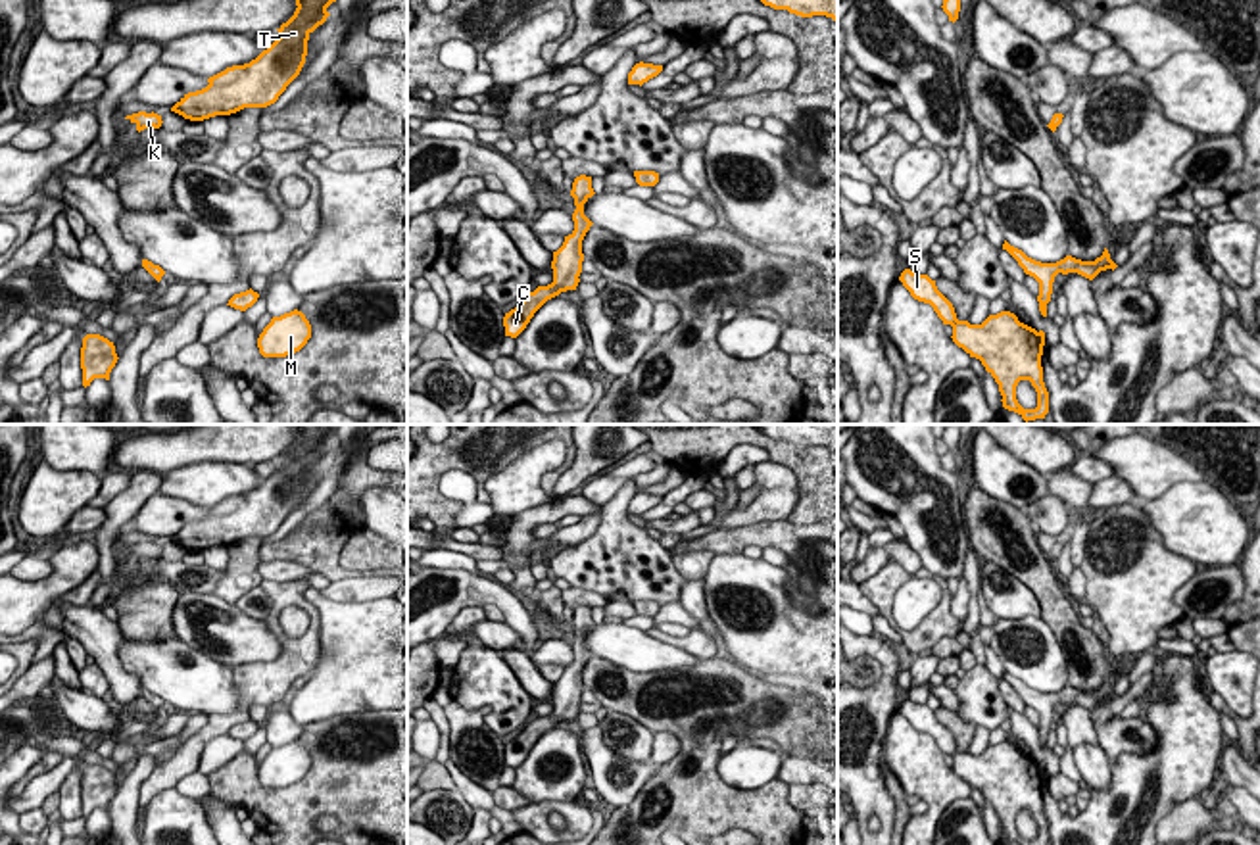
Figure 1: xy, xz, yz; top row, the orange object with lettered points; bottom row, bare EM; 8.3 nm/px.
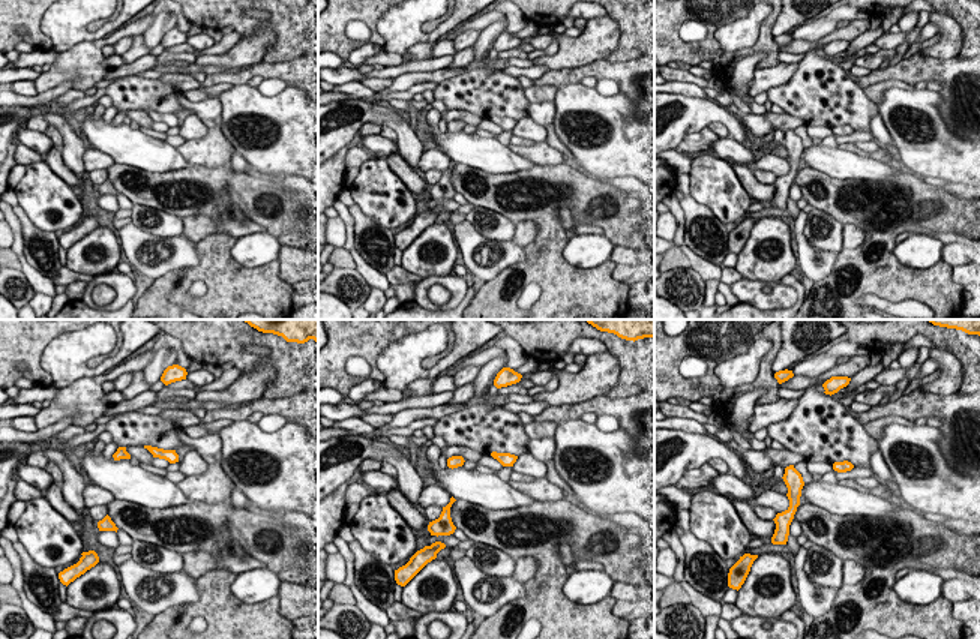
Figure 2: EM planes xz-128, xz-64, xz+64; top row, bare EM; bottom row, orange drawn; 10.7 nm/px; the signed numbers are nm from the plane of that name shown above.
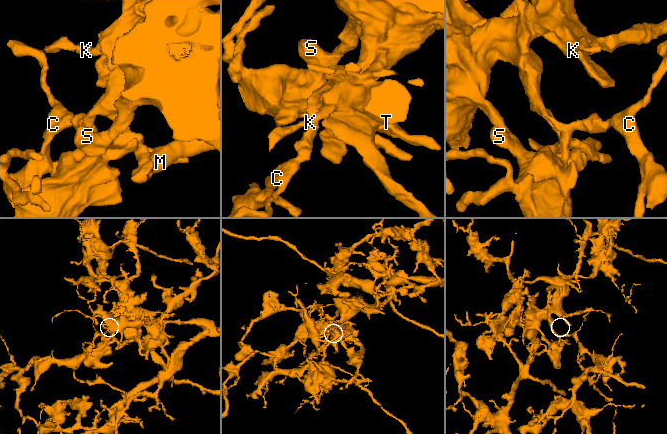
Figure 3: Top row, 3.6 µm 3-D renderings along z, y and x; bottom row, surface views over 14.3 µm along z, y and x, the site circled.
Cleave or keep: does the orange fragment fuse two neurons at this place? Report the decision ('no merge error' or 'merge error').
no merge error

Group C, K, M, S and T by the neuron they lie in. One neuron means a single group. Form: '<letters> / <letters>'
C K M S T

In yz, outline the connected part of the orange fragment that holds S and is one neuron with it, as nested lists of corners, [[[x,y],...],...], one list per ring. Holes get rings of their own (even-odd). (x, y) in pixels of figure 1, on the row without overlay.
[[[905,699],[903,716],[918,732],[930,734],[943,755],[953,757],[953,772],[970,787],[981,791],[999,814],[1003,837],[1018,845],[1047,845],[1049,822],[1043,812],[1041,785],[1045,762],[1018,751],[1010,741],[989,745],[981,755],[958,751],[953,734],[937,720],[928,705]],[[1020,810],[1030,810],[1037,822],[1037,837],[1024,839],[1016,830]]]

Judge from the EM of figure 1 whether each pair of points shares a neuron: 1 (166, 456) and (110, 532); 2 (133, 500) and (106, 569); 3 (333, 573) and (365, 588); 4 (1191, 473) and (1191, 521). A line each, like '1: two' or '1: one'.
1: two
2: one
3: two
4: two

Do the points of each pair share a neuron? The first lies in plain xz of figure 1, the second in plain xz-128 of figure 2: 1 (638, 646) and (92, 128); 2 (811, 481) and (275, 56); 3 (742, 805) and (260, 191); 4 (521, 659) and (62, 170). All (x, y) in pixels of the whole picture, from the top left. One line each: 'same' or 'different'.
1: same
2: same
3: same
4: same

